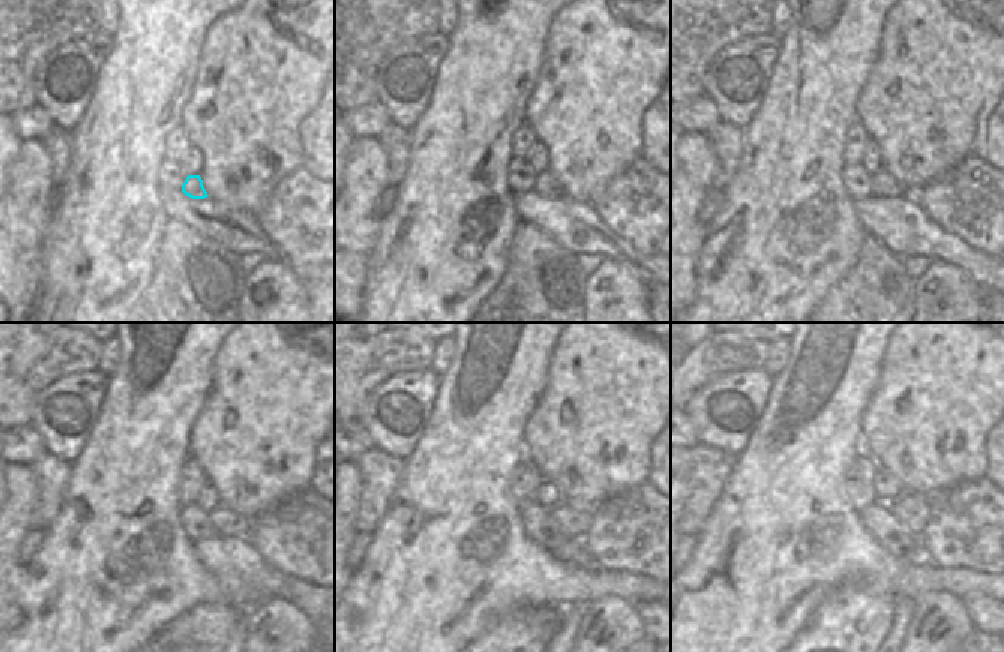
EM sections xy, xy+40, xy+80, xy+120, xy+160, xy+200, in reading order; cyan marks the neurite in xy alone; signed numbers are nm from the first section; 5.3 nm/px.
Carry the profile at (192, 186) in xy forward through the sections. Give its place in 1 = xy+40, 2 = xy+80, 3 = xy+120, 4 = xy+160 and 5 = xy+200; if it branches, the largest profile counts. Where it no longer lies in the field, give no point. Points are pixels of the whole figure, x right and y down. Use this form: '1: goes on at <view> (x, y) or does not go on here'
1: goes on at xy+40 (547, 186)
2: goes on at xy+80 (884, 186)
3: goes on at xy+120 (227, 522)
4: goes on at xy+160 (572, 523)
5: goes on at xy+200 (911, 510)

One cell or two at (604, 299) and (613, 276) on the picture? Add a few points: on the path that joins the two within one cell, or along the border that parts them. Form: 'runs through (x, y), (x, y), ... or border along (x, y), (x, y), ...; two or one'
runs through (610, 293), (613, 282); one

